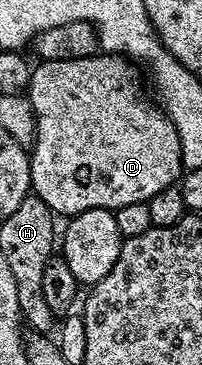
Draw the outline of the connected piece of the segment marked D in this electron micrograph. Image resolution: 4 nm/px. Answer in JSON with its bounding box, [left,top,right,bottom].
[27,52,182,216]

